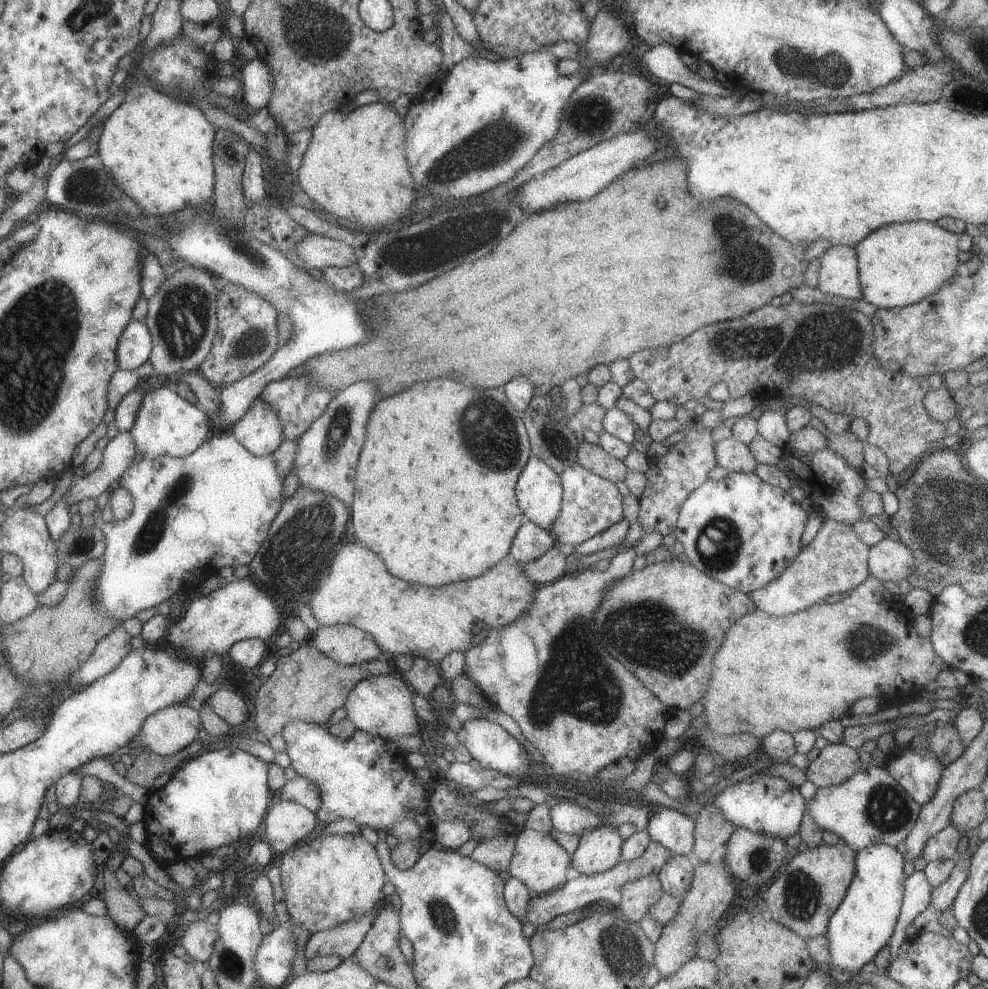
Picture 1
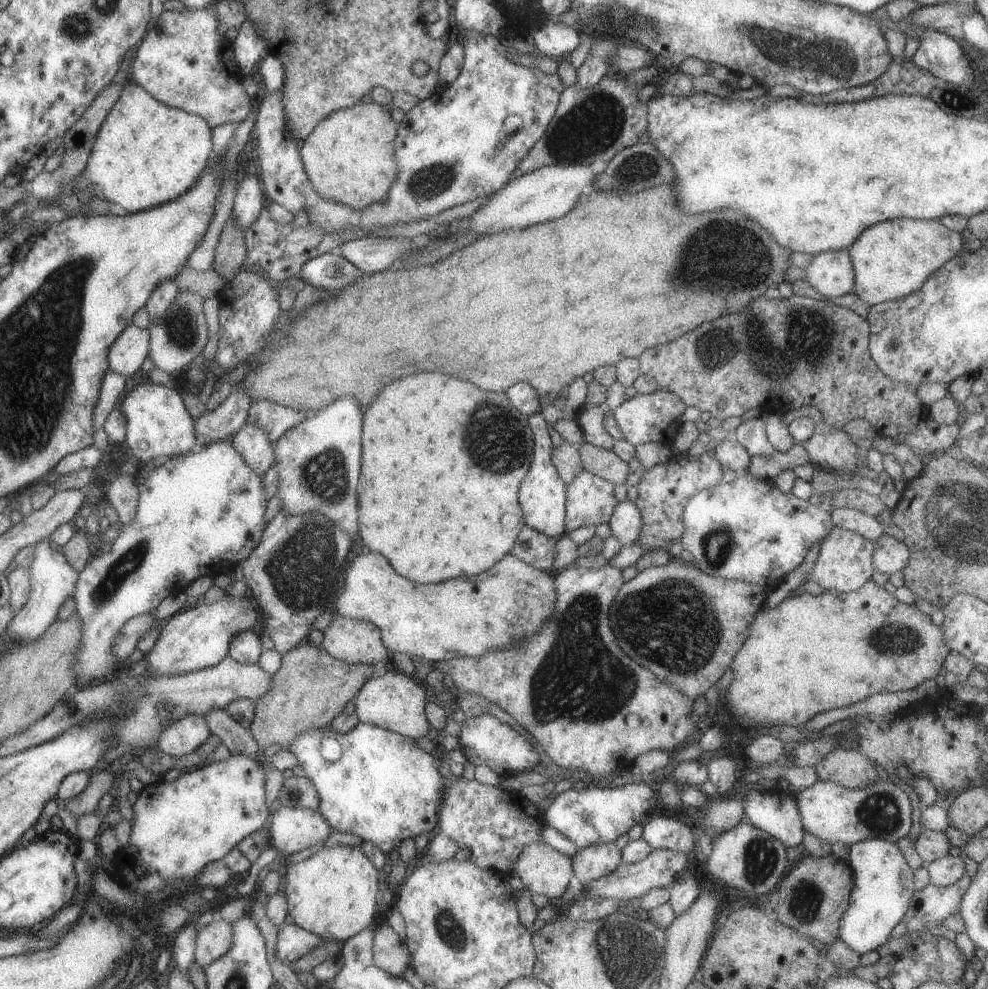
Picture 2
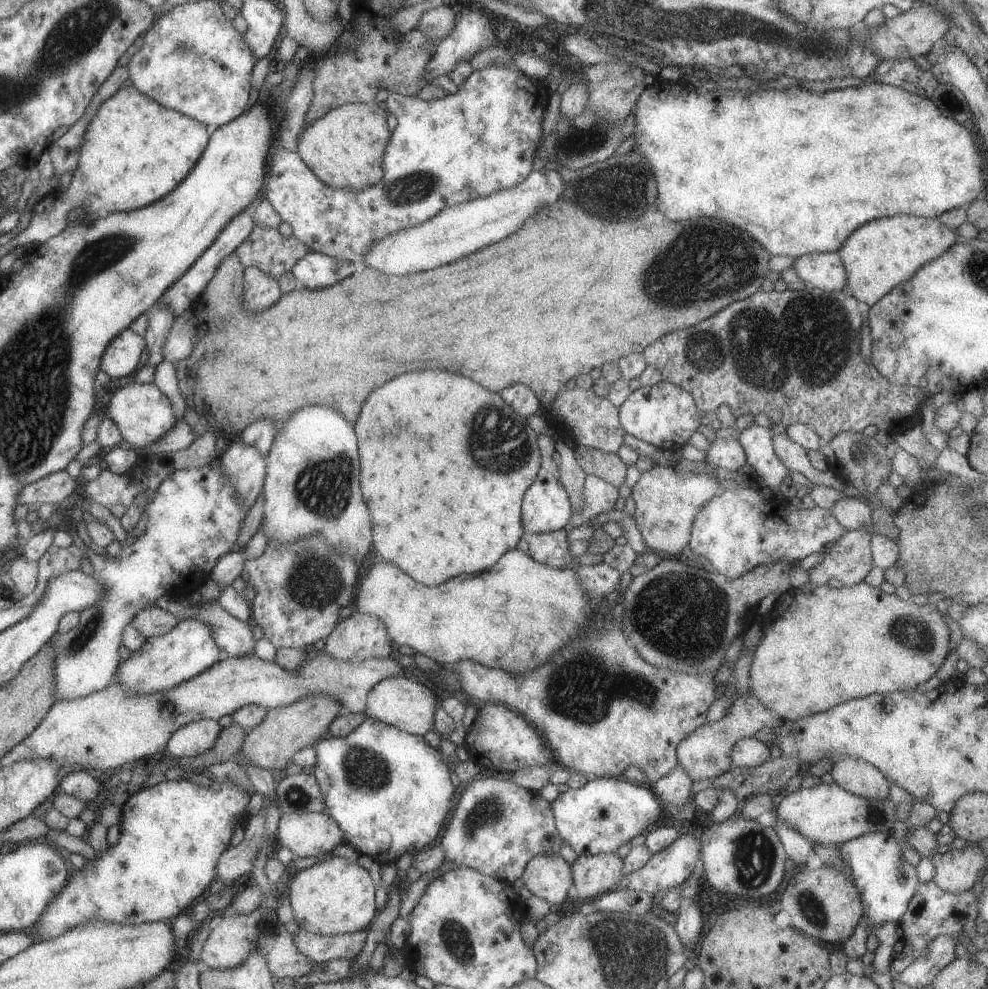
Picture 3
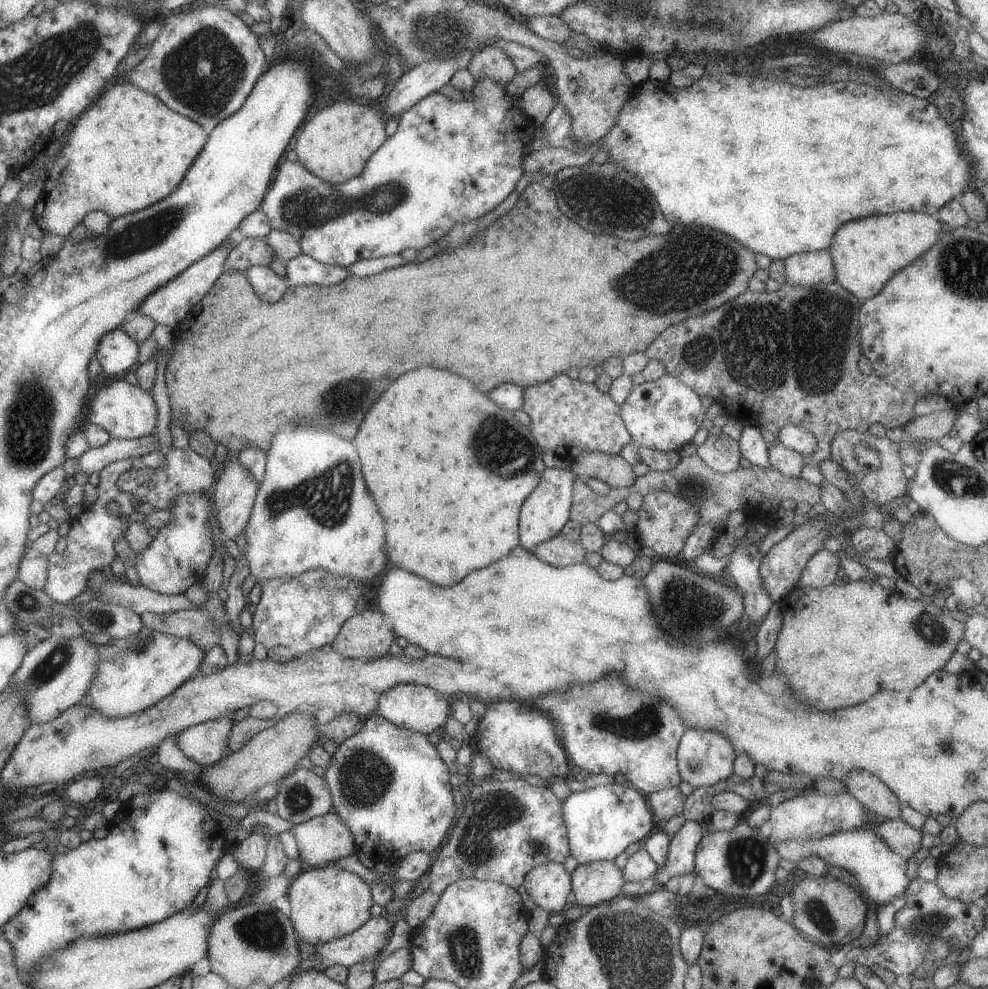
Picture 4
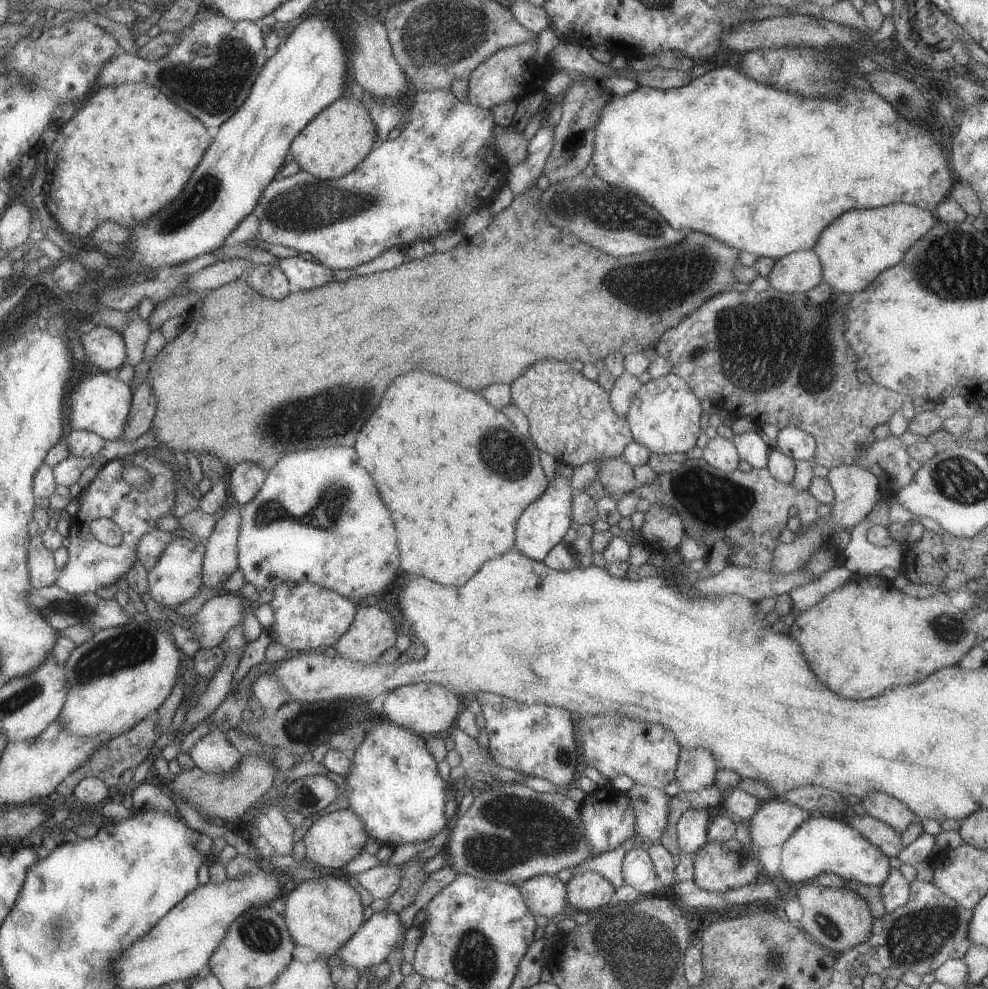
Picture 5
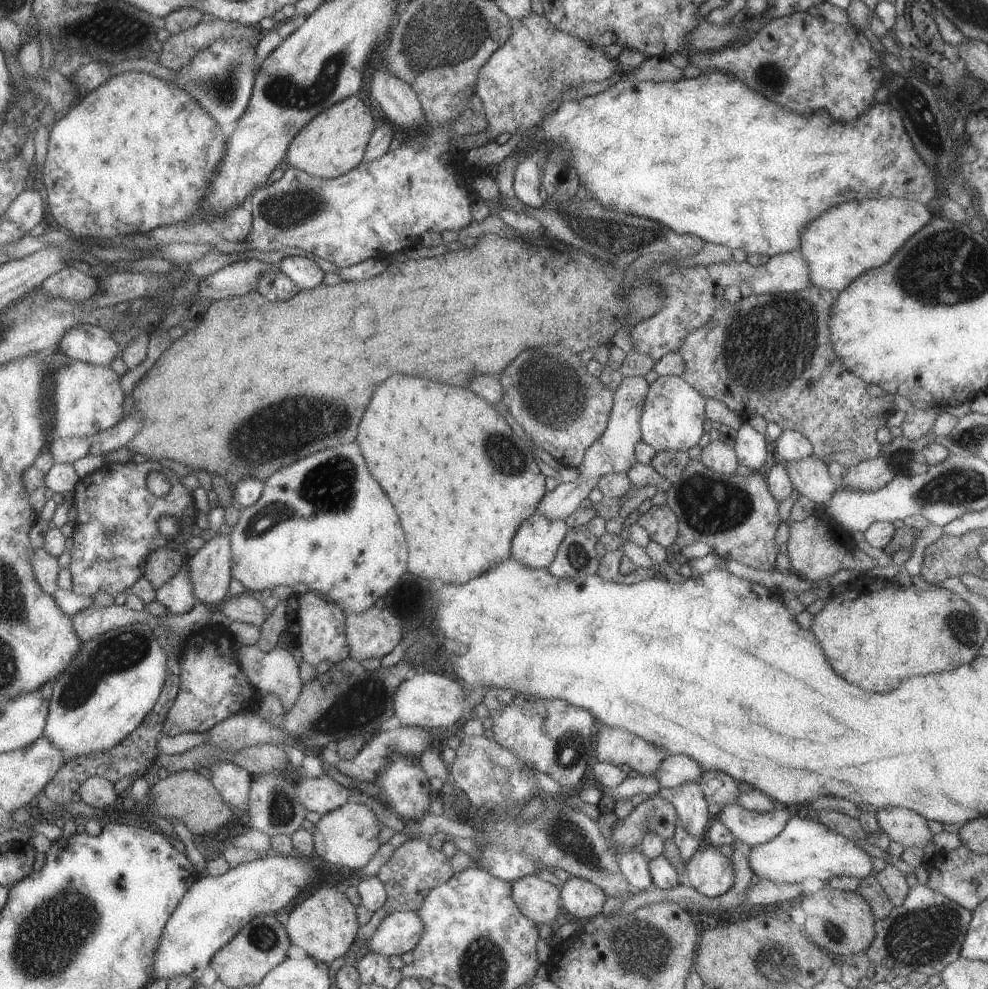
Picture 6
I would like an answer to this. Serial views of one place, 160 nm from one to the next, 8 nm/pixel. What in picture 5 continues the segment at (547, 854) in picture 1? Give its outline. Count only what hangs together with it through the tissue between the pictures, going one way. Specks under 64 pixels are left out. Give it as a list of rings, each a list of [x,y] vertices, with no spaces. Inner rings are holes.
[[[537,875],[518,884],[522,901],[531,914],[553,918],[566,902],[566,888],[554,875]]]

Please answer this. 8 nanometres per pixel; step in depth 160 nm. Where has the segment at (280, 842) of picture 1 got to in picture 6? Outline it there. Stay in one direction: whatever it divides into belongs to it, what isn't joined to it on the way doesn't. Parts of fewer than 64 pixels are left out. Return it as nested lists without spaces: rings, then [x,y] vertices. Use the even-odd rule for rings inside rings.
[[[347,801],[335,810],[320,815],[318,822],[314,824],[311,831],[314,852],[323,862],[335,864],[342,870],[346,868],[361,869],[377,852],[380,845],[377,841],[377,834],[382,827],[377,821],[375,813],[367,807],[367,804]]]

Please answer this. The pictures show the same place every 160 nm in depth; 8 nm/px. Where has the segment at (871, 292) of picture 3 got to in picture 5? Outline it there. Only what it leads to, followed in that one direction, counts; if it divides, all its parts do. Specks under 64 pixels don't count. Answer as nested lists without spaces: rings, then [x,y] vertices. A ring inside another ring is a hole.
[[[889,204],[873,210],[847,210],[837,215],[812,246],[822,268],[822,280],[840,293],[859,292],[882,270],[897,264],[909,246],[937,220],[929,211],[907,204]]]

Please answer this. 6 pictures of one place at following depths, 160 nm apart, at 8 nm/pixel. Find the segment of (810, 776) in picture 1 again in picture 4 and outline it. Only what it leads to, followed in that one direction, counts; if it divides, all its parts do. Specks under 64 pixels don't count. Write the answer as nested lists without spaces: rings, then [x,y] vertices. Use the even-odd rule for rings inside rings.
[[[852,770],[843,784],[846,792],[877,818],[900,819],[898,798],[876,776],[867,771]]]

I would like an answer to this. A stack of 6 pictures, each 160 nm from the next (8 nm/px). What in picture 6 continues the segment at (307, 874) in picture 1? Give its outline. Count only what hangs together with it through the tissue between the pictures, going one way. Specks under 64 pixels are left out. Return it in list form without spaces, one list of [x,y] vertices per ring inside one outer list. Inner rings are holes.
[[[318,884],[316,890],[313,890],[305,900],[301,900],[289,913],[285,928],[291,943],[305,950],[313,960],[329,965],[333,960],[337,960],[349,952],[359,926],[355,919],[355,907],[345,897],[343,889],[336,885]]]

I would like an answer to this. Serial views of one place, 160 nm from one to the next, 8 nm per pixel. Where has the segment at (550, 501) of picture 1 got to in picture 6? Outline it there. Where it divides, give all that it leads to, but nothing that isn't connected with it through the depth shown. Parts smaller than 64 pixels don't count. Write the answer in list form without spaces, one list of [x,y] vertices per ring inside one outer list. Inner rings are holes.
[[[529,515],[510,540],[510,556],[530,569],[546,569],[557,554],[567,527],[559,519]]]

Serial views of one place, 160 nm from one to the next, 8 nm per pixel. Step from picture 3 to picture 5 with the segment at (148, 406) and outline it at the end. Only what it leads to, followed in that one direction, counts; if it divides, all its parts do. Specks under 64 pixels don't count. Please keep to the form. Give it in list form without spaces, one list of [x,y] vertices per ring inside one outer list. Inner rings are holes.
[[[97,372],[81,378],[70,394],[71,430],[86,430],[105,440],[118,440],[127,420],[132,390],[129,385],[117,378],[115,373]]]

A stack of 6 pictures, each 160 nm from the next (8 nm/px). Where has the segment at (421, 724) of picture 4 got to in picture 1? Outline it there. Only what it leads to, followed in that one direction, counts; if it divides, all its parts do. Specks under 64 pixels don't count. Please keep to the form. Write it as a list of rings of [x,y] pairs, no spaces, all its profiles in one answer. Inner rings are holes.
[[[371,675],[353,685],[344,707],[346,718],[357,729],[373,736],[395,740],[400,736],[418,735],[419,722],[413,706],[413,690],[402,677],[395,675]]]

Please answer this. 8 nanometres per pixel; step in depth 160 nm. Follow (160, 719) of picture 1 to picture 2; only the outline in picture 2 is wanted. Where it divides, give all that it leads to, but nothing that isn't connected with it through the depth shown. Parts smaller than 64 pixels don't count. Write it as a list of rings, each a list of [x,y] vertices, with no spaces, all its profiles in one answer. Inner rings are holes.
[[[187,715],[168,725],[161,731],[155,746],[172,757],[185,756],[193,752],[211,736],[202,716]]]

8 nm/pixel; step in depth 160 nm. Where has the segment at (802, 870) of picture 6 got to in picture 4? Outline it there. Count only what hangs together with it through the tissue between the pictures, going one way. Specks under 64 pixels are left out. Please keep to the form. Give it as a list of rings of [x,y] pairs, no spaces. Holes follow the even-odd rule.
[[[869,828],[840,830],[821,838],[802,841],[777,841],[773,845],[780,858],[789,860],[791,866],[797,866],[798,860],[803,857],[815,855],[829,867],[845,869],[855,877],[863,893],[877,906],[888,903],[894,896],[904,893],[909,882],[905,876],[906,859],[889,850],[889,847],[885,846],[885,843]]]

